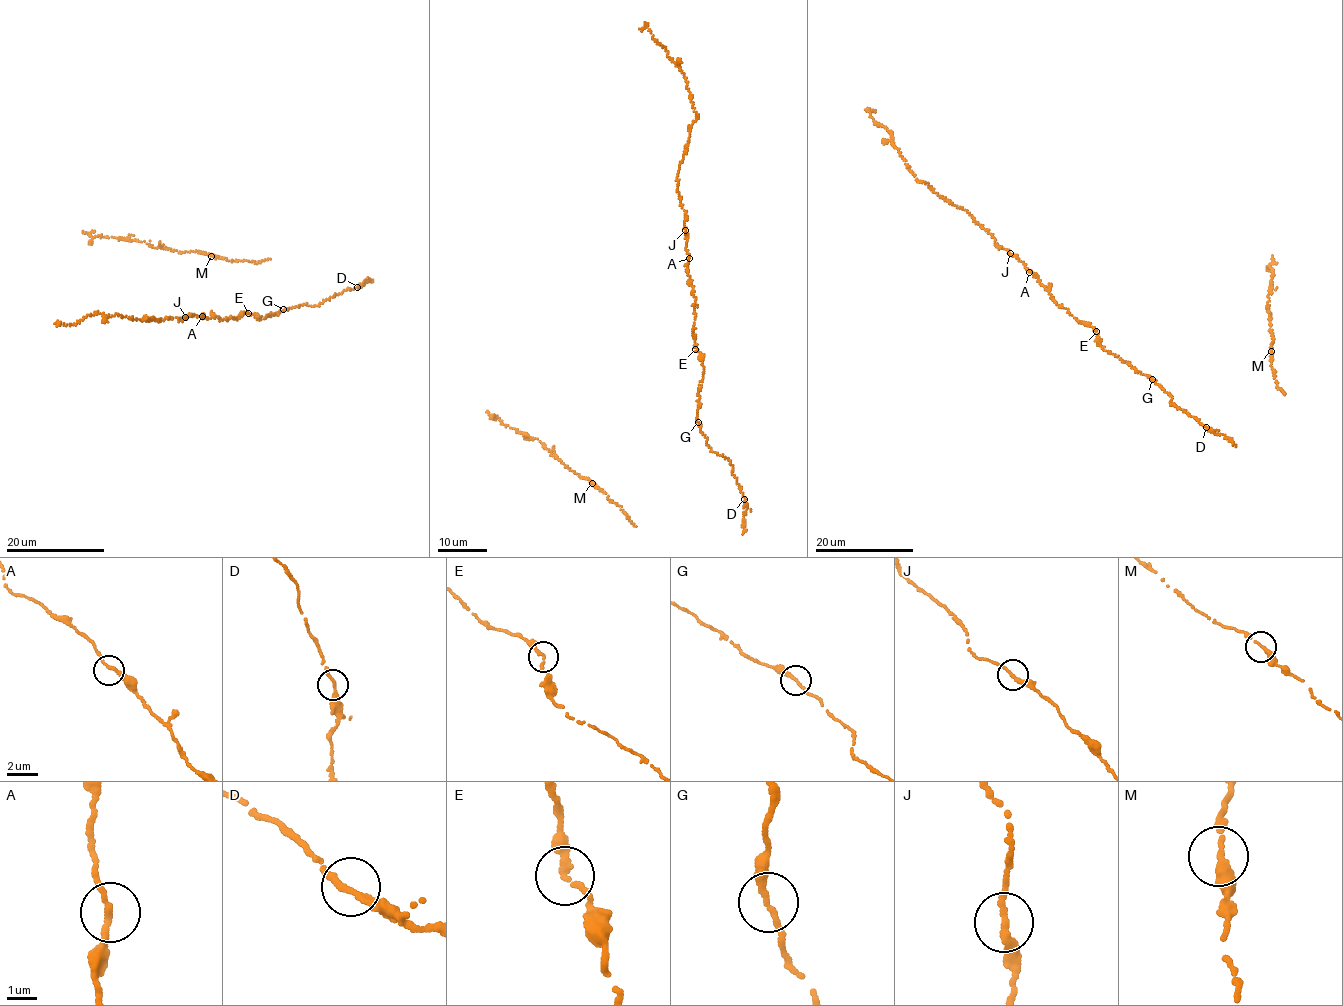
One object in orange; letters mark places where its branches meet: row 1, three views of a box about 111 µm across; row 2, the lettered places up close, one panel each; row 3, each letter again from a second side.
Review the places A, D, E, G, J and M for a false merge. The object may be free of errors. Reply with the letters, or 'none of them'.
none of them

